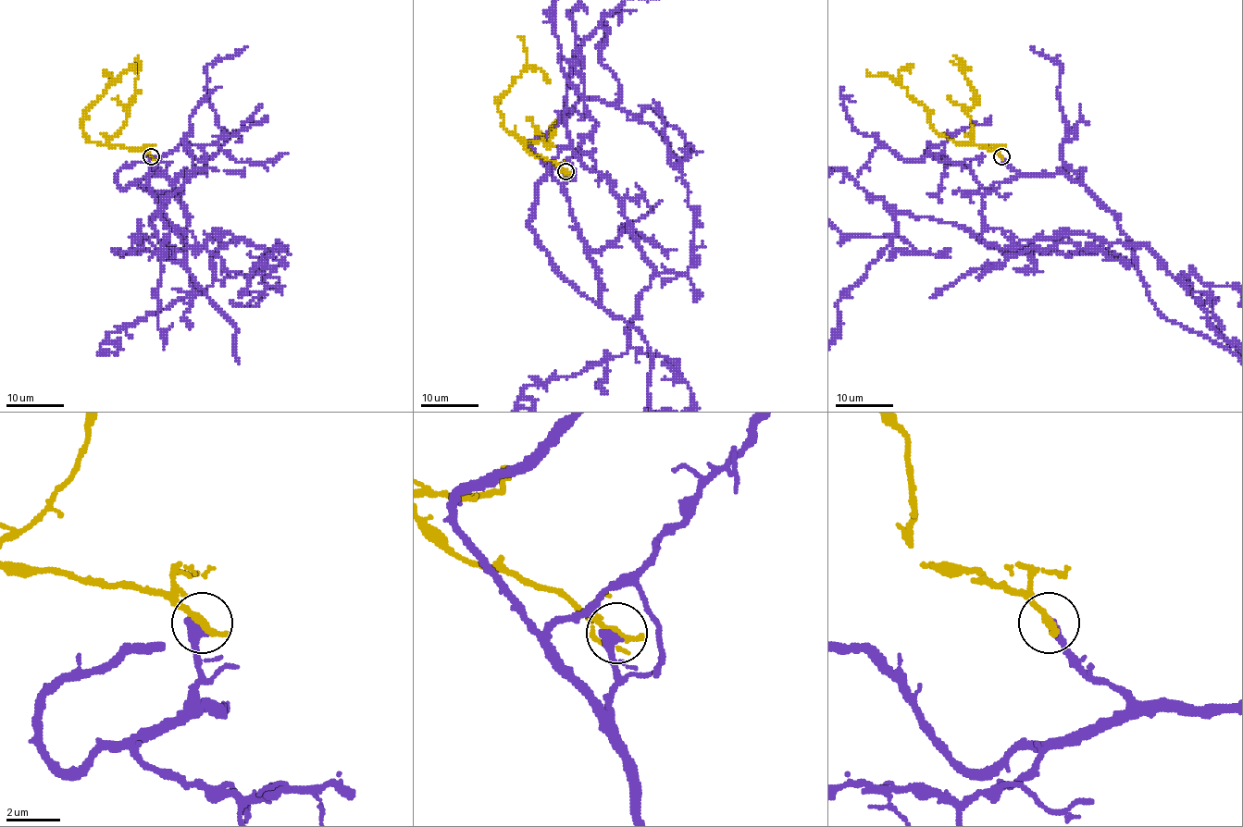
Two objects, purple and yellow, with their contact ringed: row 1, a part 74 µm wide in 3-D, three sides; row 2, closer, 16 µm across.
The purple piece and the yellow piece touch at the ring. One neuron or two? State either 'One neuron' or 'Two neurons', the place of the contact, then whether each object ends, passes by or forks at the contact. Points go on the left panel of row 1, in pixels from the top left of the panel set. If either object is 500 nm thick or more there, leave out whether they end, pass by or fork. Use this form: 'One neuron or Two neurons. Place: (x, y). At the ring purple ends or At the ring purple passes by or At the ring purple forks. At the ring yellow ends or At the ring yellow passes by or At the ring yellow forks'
Two neurons. Place: (151, 156). At the ring purple ends. At the ring yellow ends

